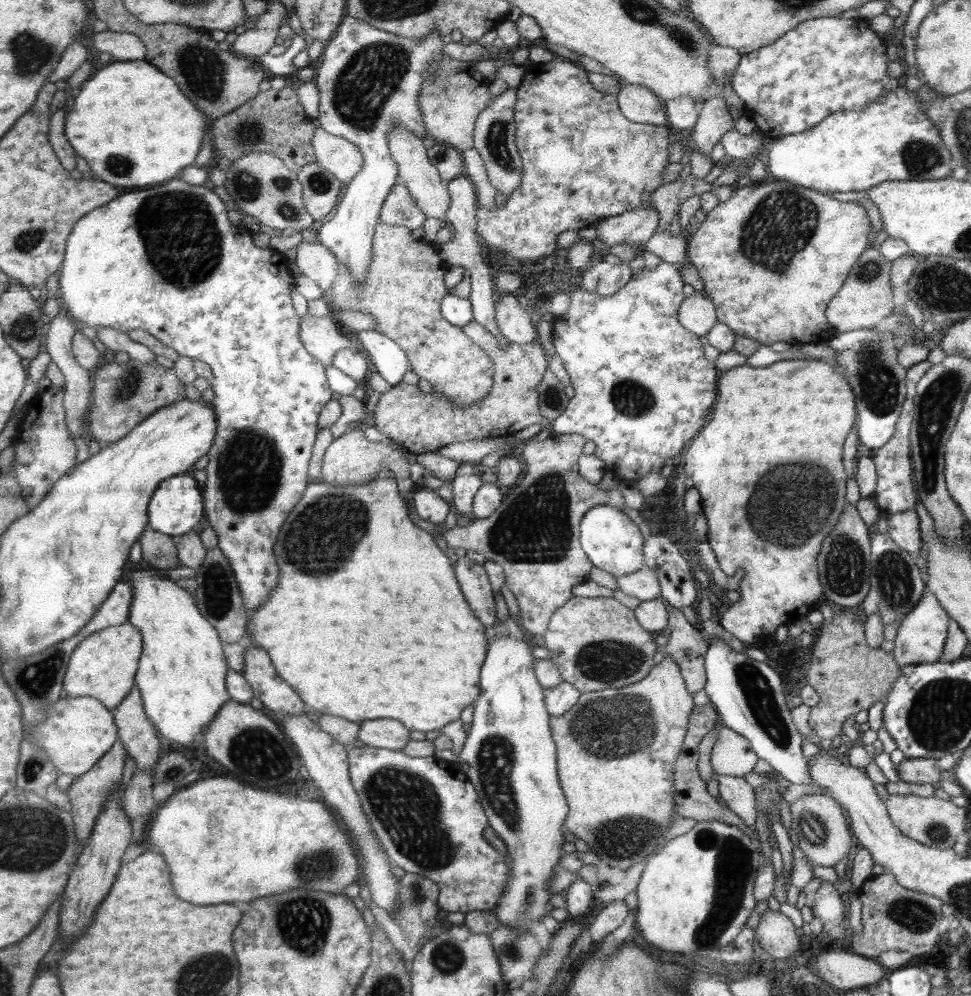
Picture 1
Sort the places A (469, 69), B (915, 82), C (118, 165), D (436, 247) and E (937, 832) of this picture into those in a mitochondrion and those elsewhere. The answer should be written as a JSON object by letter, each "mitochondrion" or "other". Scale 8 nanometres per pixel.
{"A":"other","B":"other","C":"mitochondrion","D":"other","E":"mitochondrion"}

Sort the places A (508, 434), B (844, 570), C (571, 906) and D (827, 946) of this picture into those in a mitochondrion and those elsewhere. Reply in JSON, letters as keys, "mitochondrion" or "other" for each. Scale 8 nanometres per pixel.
{"A":"other","B":"mitochondrion","C":"other","D":"other"}

